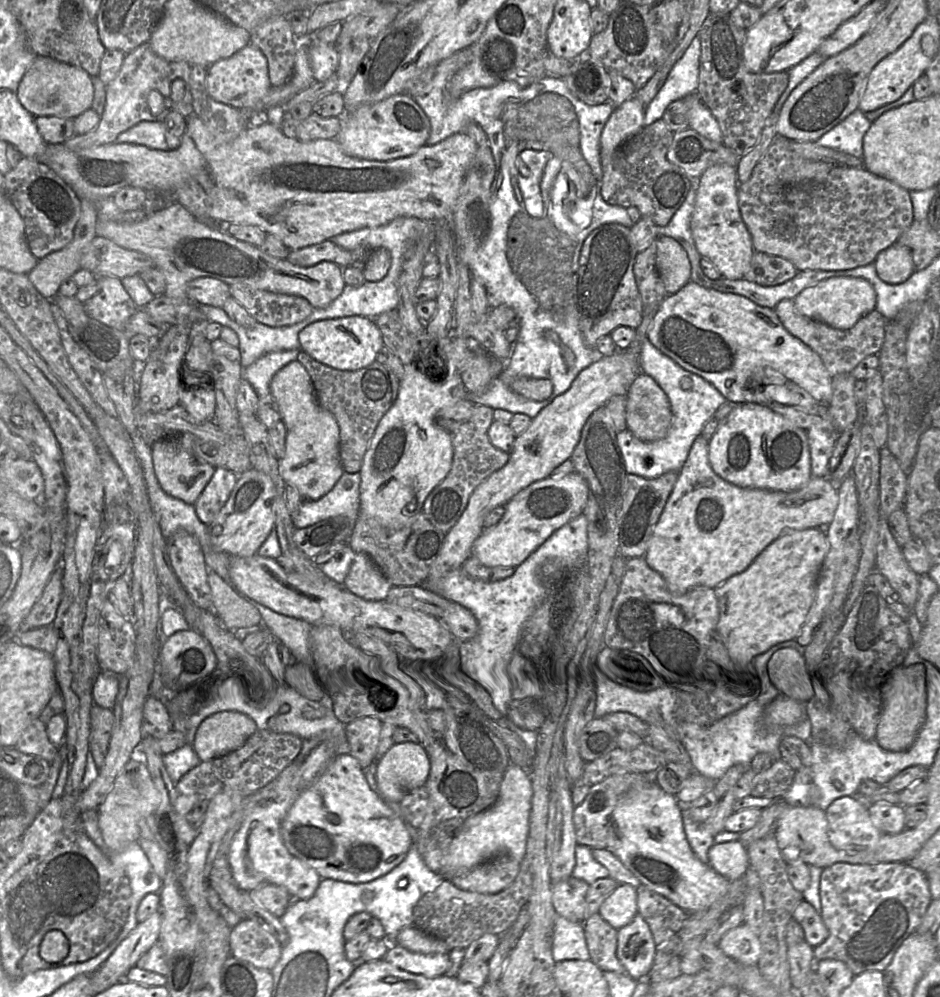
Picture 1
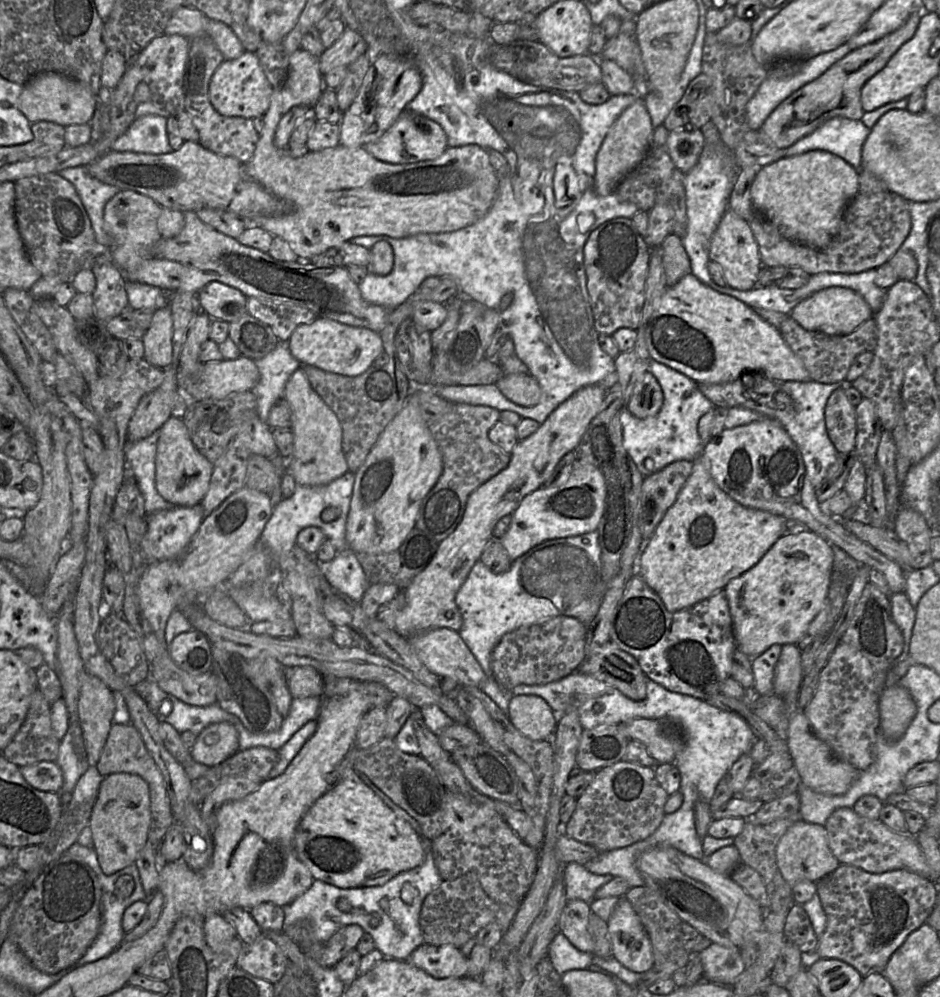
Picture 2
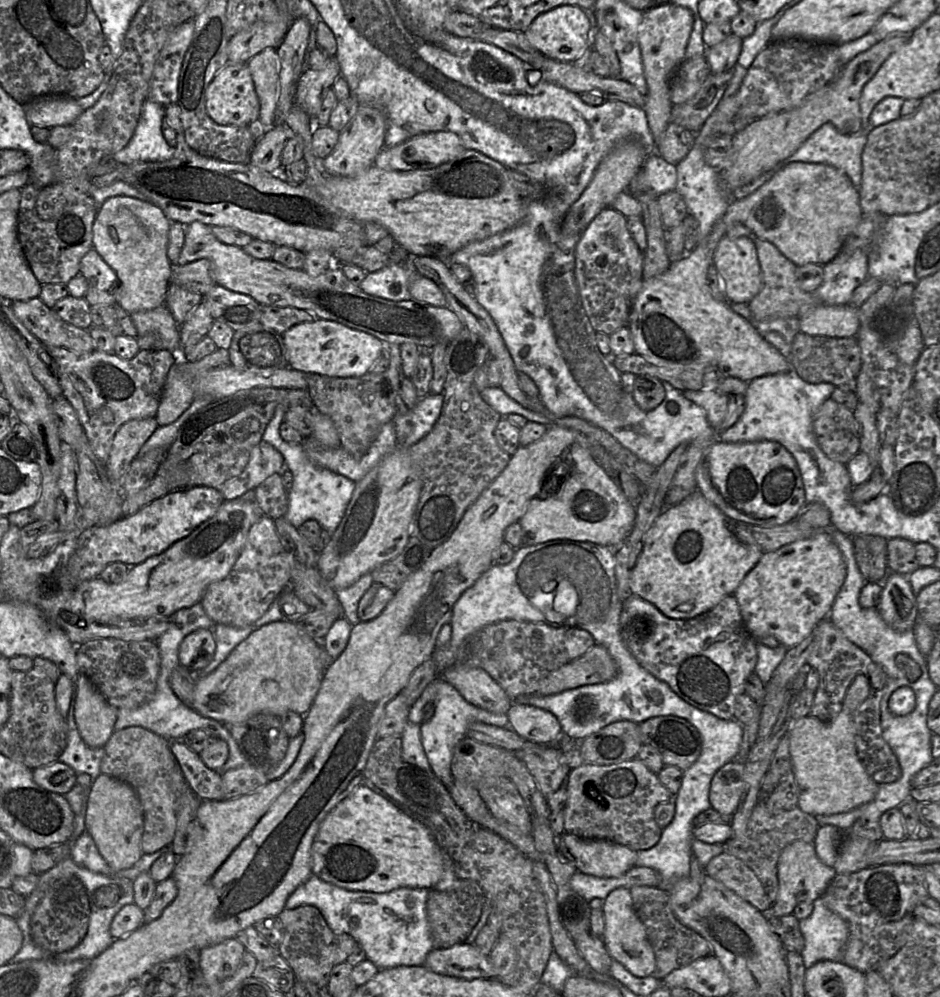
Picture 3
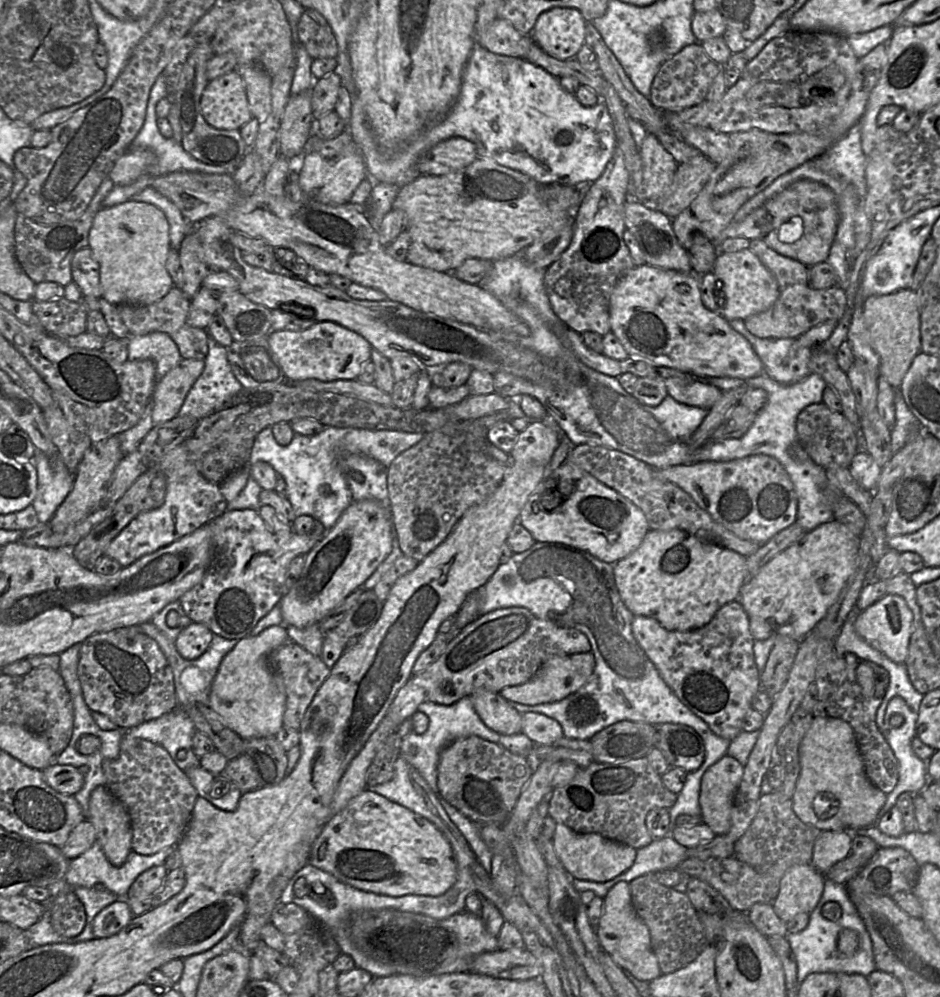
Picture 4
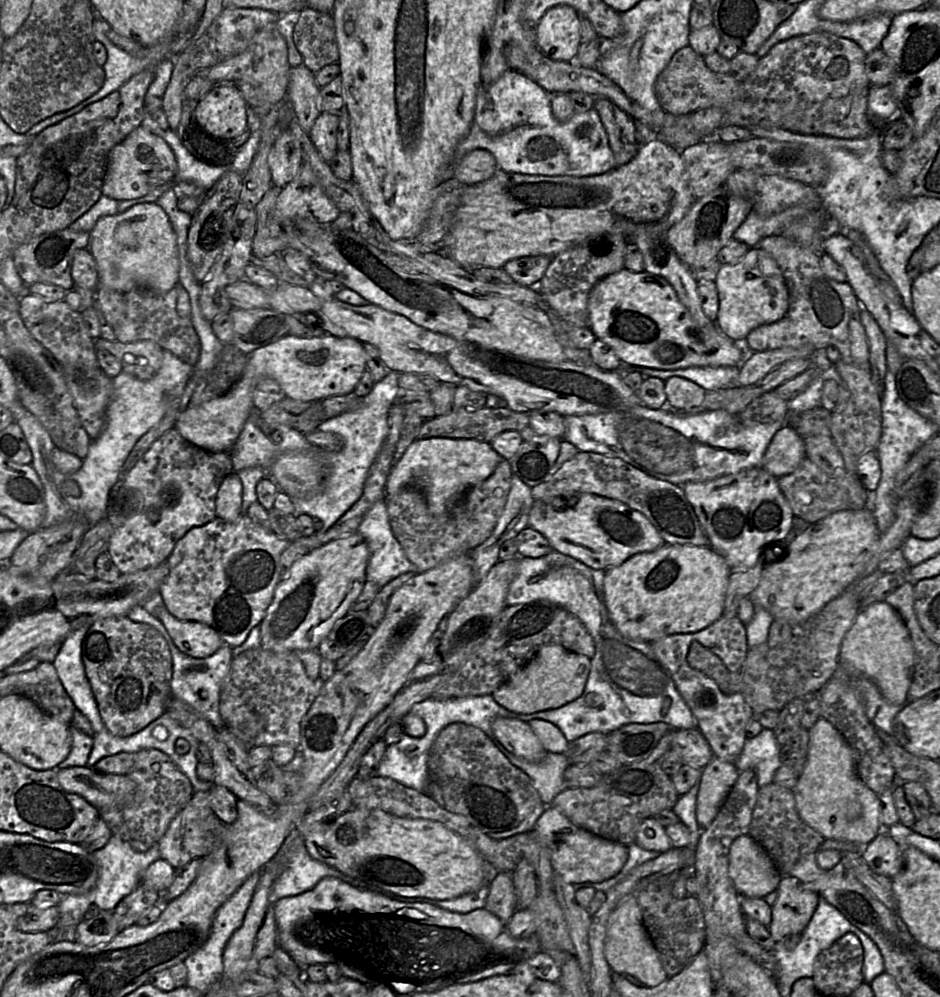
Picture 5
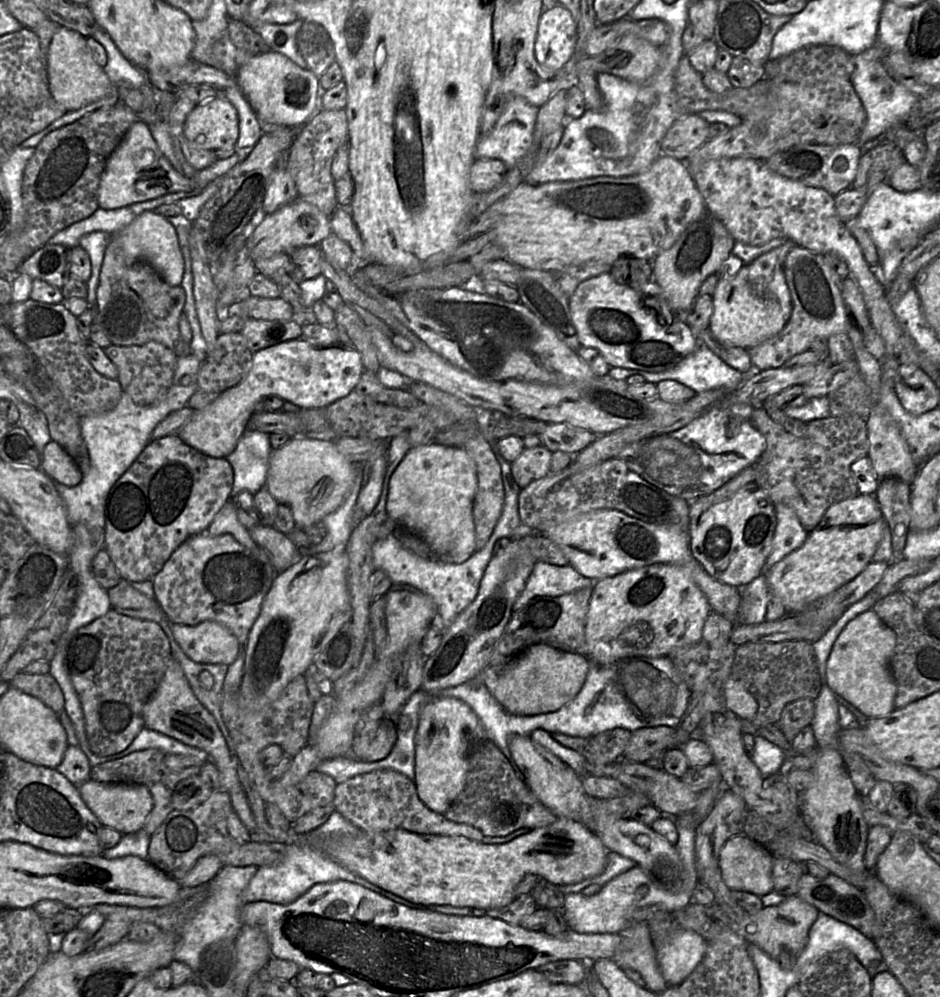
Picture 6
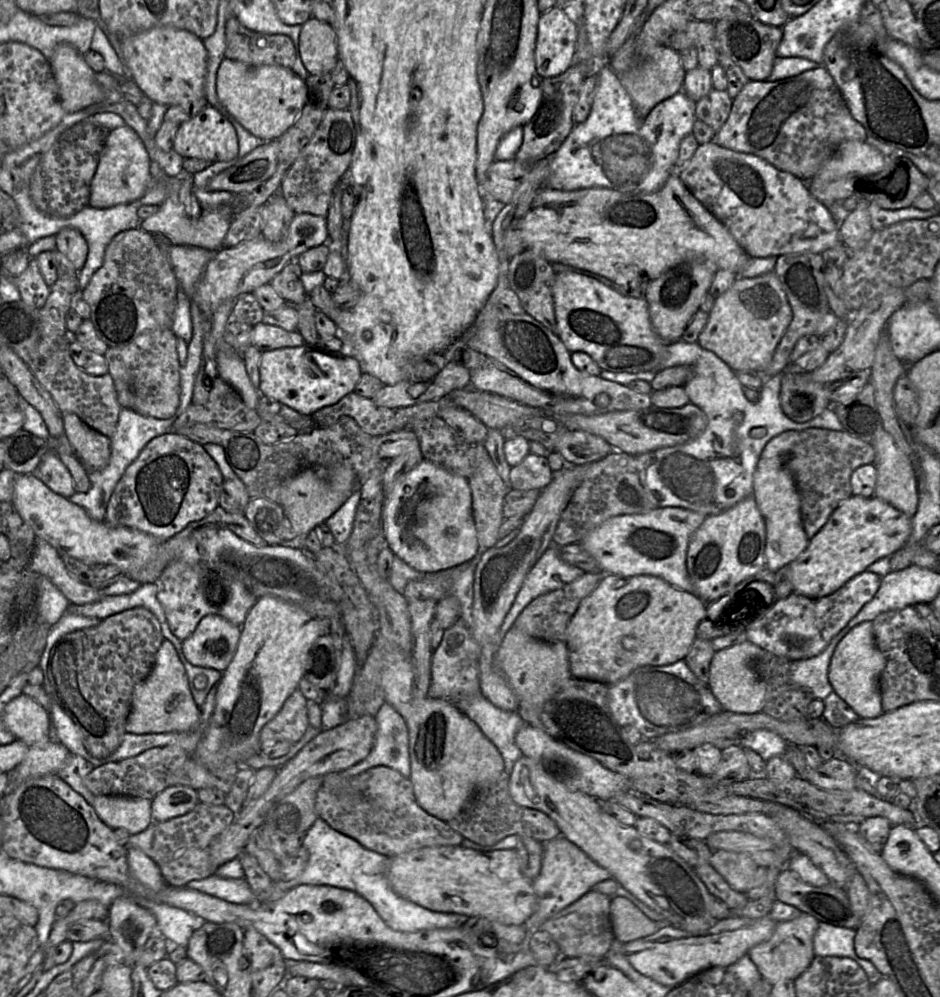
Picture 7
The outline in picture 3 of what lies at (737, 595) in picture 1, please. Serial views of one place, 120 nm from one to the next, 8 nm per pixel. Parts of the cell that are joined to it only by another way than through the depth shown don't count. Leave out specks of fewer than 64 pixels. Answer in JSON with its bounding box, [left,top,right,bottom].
[733,532,846,648]

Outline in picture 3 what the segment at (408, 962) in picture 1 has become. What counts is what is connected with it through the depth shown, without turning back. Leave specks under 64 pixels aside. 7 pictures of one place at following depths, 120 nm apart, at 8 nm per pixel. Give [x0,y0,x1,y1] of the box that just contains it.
[424,944,495,980]

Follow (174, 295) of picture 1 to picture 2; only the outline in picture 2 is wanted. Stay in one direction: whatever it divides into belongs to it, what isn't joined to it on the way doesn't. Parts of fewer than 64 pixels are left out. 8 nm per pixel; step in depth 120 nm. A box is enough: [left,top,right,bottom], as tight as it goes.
[142,211,392,368]

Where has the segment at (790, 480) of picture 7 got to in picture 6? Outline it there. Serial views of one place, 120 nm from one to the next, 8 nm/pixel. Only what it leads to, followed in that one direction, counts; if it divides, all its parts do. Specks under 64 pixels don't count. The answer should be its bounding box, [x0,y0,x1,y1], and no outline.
[763,503,809,573]

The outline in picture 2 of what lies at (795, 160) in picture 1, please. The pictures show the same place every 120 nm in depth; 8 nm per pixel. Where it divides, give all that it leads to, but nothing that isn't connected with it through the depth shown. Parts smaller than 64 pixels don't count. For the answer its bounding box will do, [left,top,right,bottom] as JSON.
[748,191,911,275]

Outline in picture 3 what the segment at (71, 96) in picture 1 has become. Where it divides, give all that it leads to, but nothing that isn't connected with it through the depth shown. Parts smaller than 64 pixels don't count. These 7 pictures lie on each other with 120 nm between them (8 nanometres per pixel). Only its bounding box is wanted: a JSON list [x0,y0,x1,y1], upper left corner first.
[24,95,84,129]

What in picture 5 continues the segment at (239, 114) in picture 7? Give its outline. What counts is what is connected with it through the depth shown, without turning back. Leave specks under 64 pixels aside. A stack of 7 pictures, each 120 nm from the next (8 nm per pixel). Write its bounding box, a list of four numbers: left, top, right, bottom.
[287,64,320,134]

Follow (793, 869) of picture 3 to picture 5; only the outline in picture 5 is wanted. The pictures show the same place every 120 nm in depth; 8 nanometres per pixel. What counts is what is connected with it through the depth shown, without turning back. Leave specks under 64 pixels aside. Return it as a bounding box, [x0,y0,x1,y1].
[768,876,818,942]

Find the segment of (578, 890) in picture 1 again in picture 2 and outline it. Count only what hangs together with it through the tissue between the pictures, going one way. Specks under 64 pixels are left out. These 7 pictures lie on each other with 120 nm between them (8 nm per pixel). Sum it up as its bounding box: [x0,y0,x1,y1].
[561,900,594,955]

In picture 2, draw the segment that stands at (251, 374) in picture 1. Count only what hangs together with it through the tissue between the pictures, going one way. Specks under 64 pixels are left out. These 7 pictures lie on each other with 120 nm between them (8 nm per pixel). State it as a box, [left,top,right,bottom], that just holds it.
[251,341,301,424]

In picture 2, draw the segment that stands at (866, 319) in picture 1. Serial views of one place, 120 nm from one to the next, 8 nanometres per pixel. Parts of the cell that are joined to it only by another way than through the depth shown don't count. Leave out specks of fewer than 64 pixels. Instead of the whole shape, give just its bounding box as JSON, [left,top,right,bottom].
[779,316,878,384]

